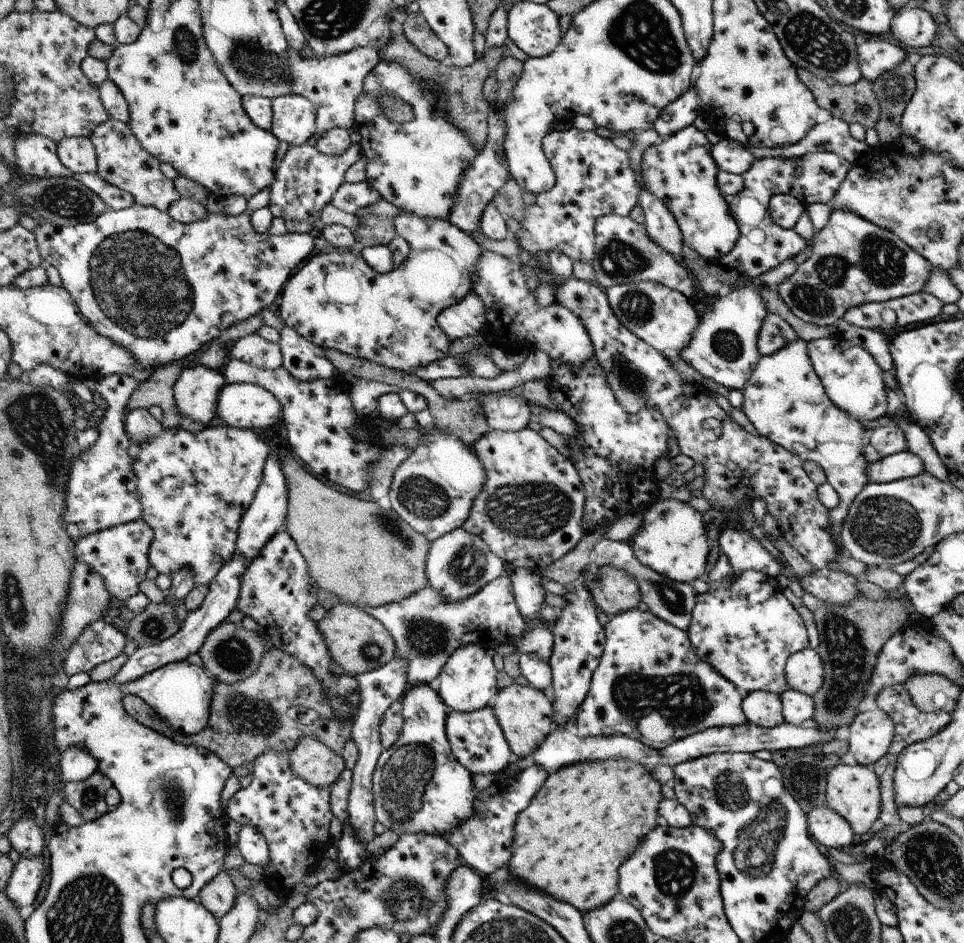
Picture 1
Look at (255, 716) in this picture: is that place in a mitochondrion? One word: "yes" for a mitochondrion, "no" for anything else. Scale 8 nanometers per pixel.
yes

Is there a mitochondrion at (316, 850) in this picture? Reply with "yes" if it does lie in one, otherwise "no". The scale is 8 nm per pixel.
no

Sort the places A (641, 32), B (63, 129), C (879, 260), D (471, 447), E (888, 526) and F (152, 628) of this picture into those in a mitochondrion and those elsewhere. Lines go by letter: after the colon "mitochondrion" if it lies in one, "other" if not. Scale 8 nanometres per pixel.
A: mitochondrion
B: other
C: mitochondrion
D: other
E: mitochondrion
F: mitochondrion

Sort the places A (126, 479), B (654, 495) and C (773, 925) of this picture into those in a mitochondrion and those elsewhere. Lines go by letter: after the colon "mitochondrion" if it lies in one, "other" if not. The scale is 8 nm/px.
A: other
B: other
C: other

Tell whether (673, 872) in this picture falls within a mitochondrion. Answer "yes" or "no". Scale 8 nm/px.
yes

